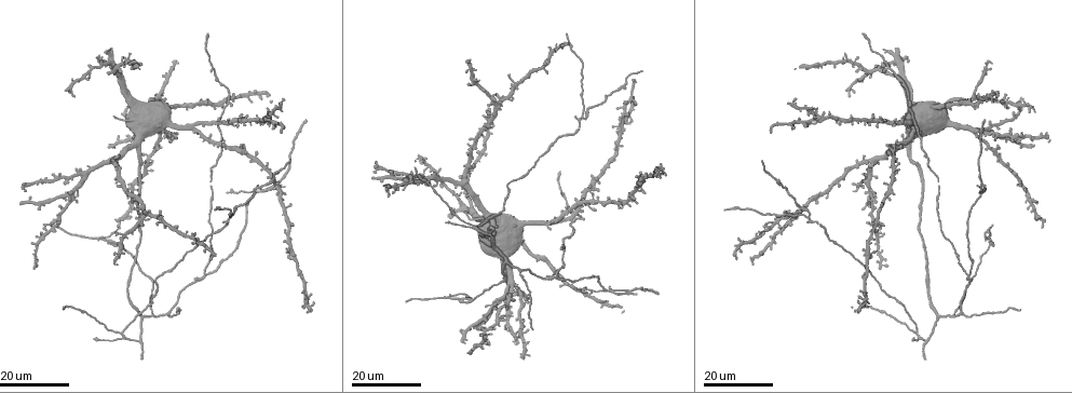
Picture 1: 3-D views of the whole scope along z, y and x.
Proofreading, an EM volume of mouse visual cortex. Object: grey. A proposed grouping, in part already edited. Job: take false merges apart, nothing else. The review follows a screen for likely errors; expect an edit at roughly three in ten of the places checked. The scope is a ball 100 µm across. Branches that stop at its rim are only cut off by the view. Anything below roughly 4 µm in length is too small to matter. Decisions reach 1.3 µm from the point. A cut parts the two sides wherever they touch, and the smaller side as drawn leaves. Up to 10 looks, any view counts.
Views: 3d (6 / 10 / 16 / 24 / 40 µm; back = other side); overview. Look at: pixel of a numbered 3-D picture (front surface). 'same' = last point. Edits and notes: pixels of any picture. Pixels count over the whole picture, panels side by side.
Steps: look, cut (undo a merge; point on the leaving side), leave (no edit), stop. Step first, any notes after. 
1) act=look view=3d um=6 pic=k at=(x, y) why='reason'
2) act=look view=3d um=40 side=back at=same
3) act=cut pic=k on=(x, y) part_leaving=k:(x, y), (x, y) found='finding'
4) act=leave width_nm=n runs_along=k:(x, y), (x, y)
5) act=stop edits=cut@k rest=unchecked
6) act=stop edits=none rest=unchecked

act=look view=3d um=24 pic=1 at=(967, 276) why='side arm on a straight run'

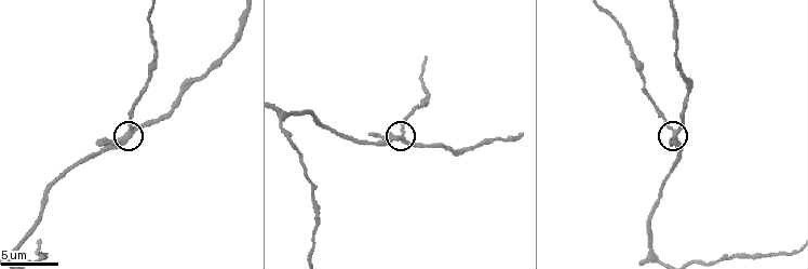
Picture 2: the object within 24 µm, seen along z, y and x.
act=look view=3d um=6 pic=2 at=(673, 133)

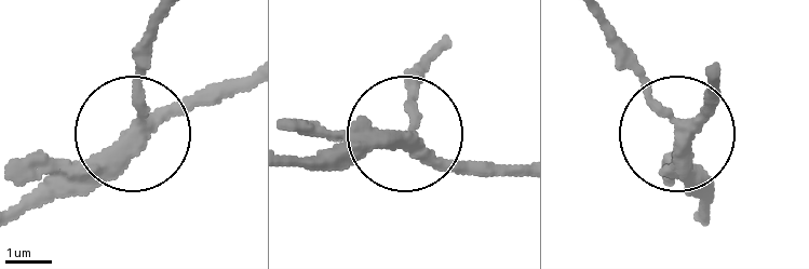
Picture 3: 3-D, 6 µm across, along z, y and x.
act=leave side_arm_um=32 runs_along=3:(702, 216), (683, 134), (614, 45) found='continuous, no second cell'

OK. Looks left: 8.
act=look view=3d um=16 pic=2 at=(283, 117) why='three arms meet'

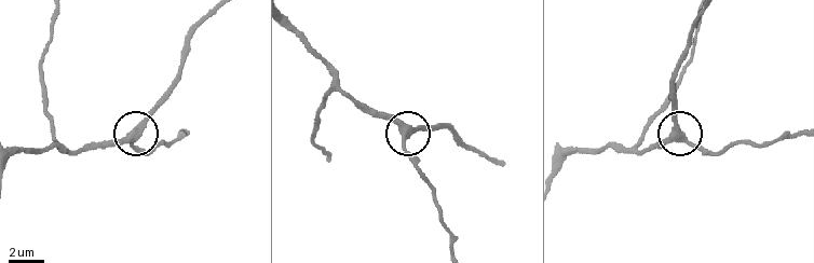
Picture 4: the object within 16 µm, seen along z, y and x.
act=leave arms=3 runs_along=4:(293, 32), (340, 90), (402, 128), (415, 166) found='continuous, no second cell'

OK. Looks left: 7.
act=look view=3d um=24 pic=1 at=(476, 227)

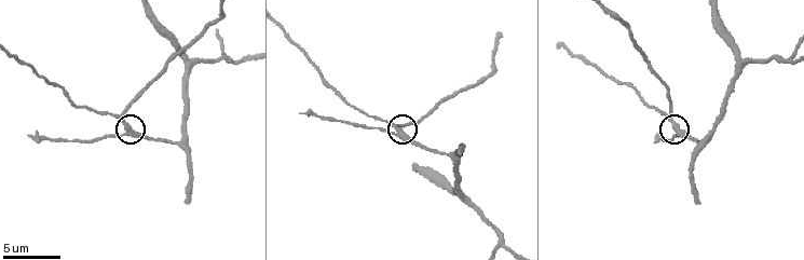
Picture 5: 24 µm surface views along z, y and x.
act=look view=3d um=6 pic=5 at=(398, 129)

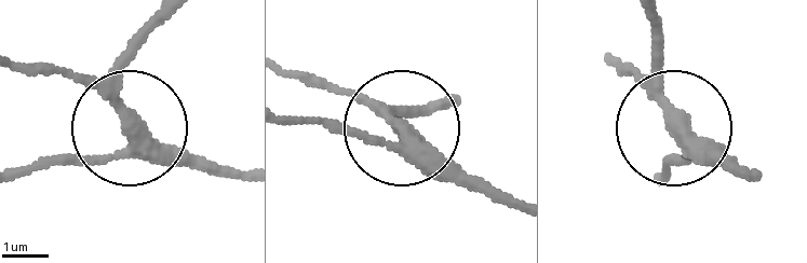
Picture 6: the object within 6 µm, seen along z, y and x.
act=leave runs_along=6:(513, 206), (455, 183), (401, 133), (374, 140), (293, 118) found='one cell here'

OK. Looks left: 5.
act=look view=3d um=16 pic=5 at=(451, 152) why='three arms meet'

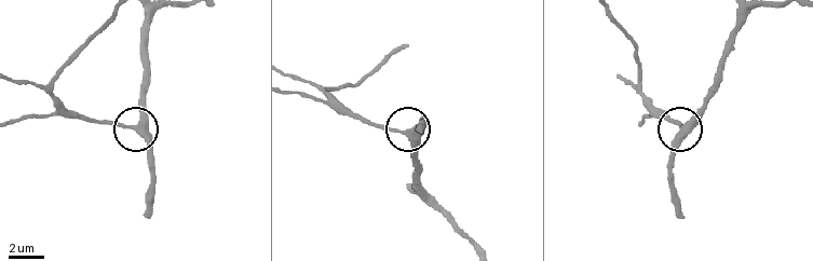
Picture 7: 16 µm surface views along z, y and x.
act=leave side_arm_um=6 runs_along=7:(737, 12), (733, 46), (717, 90), (674, 142), (669, 162) found='all the same cell'

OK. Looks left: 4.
act=look view=3d um=16 pic=1 at=(66, 194)

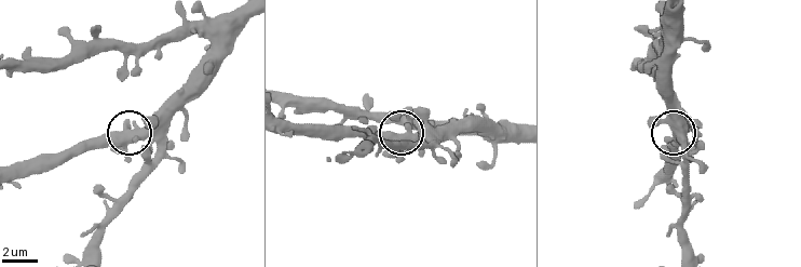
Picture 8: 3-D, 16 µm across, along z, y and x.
act=look view=3d um=6 pic=8 at=(406, 130) why='closer look'

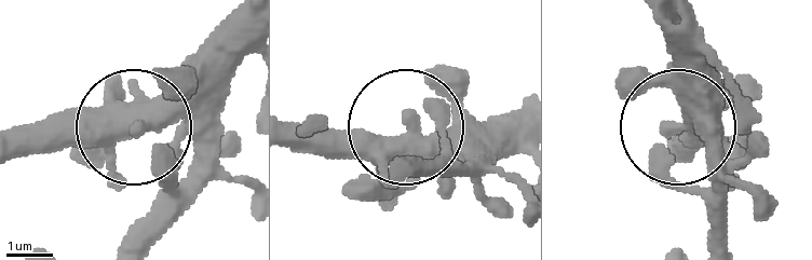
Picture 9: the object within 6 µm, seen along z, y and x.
act=leave runs_along=9:(238, 19), (133, 120), (21, 124) found='continuous, no second cell'

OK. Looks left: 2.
act=stop edits=none rest=unchecked

